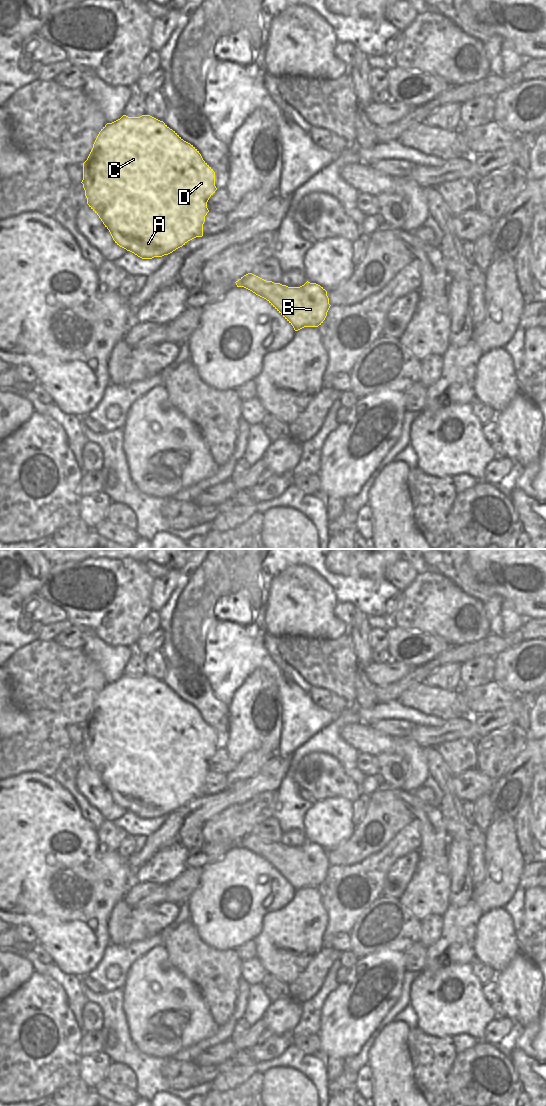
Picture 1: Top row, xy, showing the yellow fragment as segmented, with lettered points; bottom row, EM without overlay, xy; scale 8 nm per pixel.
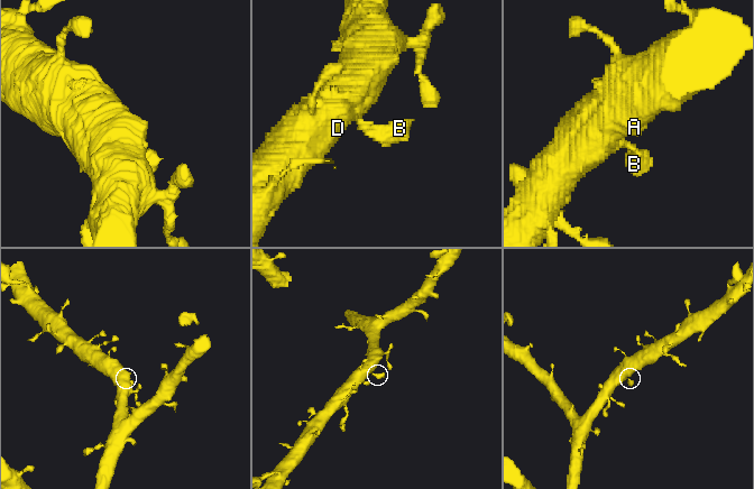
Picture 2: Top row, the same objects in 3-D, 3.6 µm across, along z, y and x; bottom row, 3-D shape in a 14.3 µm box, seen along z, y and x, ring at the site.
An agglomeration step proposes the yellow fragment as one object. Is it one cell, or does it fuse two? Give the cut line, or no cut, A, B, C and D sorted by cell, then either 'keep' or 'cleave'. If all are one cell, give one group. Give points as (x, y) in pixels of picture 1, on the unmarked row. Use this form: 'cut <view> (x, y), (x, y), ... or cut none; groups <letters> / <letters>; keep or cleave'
cut none; groups A B C D; keep

